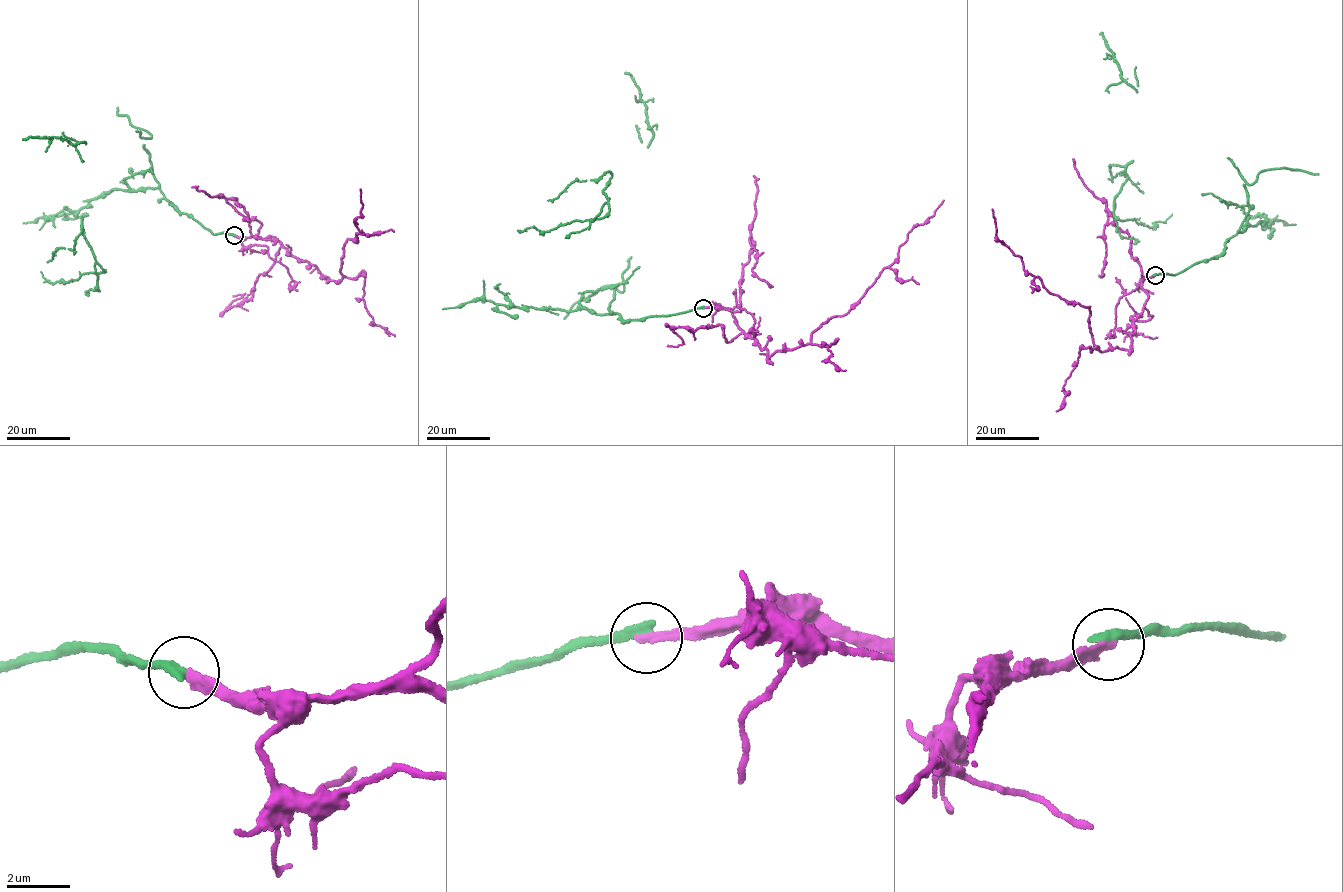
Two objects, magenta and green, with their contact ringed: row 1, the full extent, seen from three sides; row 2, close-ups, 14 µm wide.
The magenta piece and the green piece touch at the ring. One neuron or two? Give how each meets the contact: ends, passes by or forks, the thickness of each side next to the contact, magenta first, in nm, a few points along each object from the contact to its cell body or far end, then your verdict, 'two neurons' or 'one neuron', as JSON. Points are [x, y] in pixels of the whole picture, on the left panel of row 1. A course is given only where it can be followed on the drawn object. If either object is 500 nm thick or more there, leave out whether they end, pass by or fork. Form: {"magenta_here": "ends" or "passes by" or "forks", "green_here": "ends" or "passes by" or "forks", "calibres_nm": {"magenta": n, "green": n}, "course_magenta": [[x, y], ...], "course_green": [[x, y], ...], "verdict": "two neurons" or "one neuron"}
{"magenta_here": "ends", "green_here": "ends", "calibres_nm": {"magenta": 300, "green": 340}, "course_magenta": [[233, 234], [275, 238], [336, 283], [345, 241], [361, 231], [360, 189]], "course_green": [[233, 234], [159, 189], [112, 189], [56, 215], [40, 272], [103, 272], [83, 229], [68, 248]], "verdict": "two neurons"}

